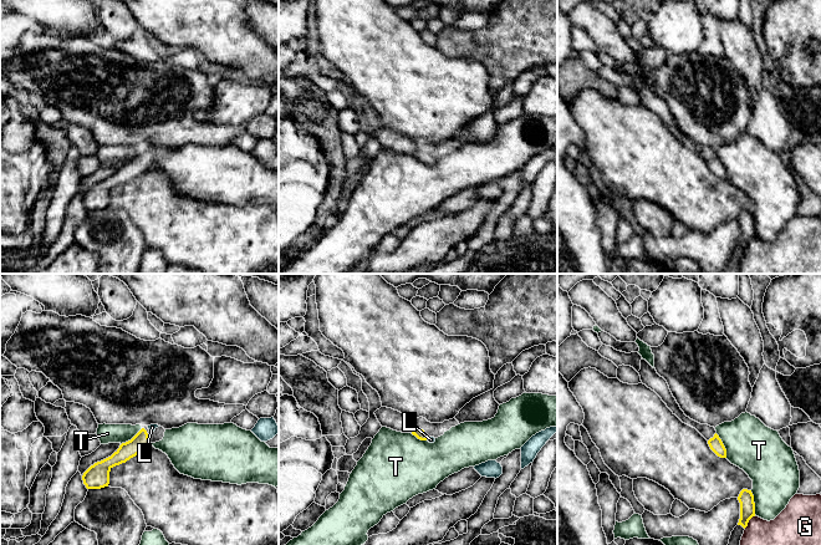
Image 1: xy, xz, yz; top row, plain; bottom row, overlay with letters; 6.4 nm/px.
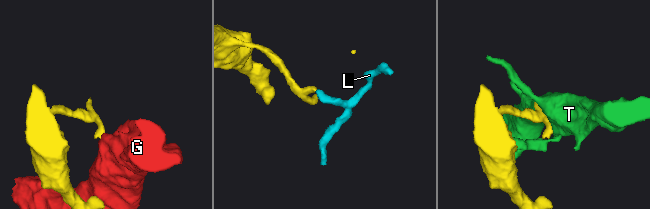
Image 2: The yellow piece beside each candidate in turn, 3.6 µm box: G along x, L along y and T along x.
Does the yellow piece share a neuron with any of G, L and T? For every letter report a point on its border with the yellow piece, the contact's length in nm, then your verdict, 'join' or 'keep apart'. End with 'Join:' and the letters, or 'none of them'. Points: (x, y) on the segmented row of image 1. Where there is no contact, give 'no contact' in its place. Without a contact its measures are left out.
G: meets yellow in yz at (748, 521); contact 120 nm long; keep apart
L: meets yellow in xz at (427, 438); contact 30 nm long; join
T: meets yellow in yz at (723, 446); contact 180 nm long; keep apart
Join: L

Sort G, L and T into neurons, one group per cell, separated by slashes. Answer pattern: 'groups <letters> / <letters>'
groups G / L / T

